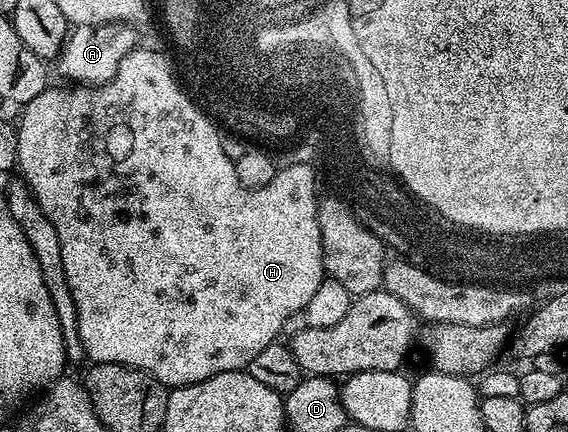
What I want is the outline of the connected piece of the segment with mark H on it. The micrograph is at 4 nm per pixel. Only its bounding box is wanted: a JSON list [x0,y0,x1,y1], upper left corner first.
[16,46,327,388]

